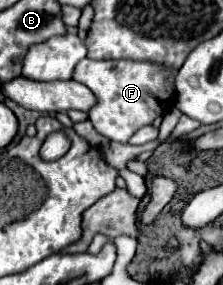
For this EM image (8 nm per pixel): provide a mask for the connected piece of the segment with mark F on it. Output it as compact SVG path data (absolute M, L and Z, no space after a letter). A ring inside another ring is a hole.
M84 58L74 72L74 80L88 86L98 98L98 104L88 114L94 130L114 142L128 142L140 126L152 124L158 114L164 114L174 98L174 76L176 70L166 70L150 62L90 58Z

